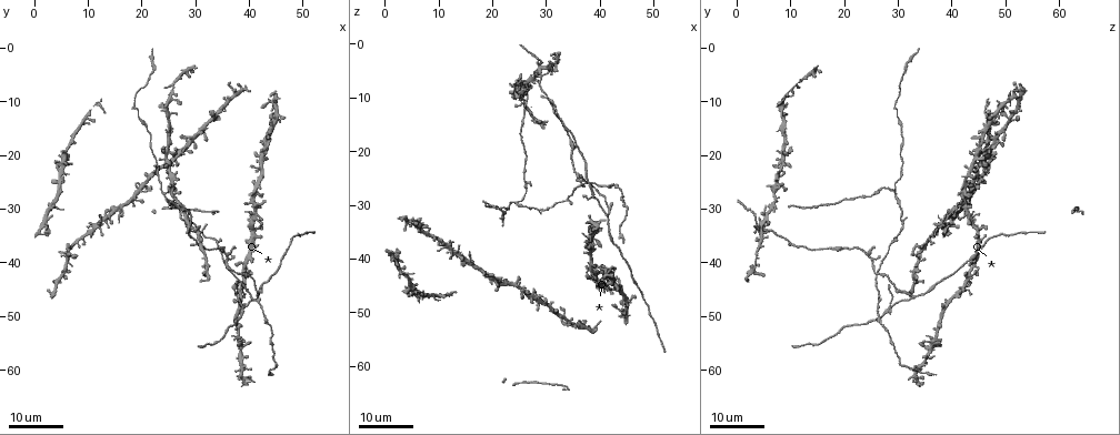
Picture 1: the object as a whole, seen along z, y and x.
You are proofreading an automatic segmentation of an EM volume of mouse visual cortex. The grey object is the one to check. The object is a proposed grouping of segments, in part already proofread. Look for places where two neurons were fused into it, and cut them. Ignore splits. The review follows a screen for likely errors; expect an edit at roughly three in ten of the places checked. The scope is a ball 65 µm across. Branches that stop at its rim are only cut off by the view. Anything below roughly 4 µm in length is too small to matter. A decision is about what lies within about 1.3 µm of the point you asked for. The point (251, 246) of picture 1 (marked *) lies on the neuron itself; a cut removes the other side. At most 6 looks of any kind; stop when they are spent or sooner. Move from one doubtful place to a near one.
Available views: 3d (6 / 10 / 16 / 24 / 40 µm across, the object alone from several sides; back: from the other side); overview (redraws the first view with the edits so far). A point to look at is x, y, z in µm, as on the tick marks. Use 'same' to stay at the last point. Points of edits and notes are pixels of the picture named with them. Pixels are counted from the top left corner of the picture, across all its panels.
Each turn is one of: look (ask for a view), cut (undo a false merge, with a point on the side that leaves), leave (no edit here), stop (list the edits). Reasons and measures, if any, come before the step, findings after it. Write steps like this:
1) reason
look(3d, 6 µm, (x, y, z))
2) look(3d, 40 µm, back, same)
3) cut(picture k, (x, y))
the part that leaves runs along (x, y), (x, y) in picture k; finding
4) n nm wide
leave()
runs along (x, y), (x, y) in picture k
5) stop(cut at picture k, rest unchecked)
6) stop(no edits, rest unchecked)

look(3d, 16 µm, (24.0, 26.5, 30.0))

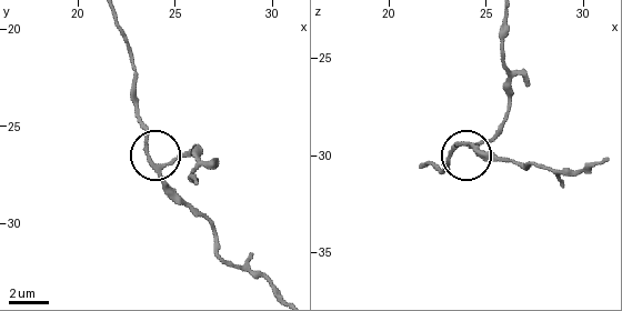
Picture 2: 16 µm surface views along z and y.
look(3d, 6 µm, (24.1, 27.2, 29.4))

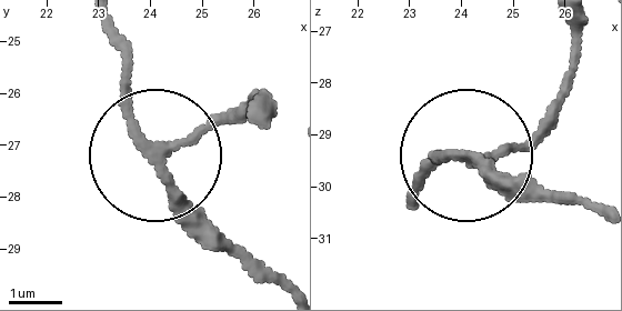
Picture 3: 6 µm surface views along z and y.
170 nm wide
cut(picture 3, (560, 94))
the part that leaves runs along (515, 146), (568, 71), (577, 18) in picture 3; a second neuron is stuck on

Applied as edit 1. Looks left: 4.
look(overview)

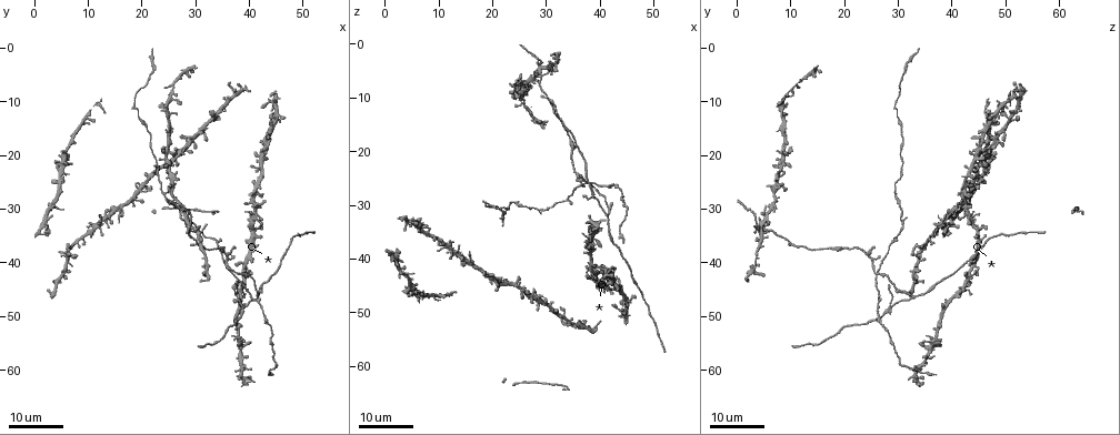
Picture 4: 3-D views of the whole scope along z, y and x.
look(3d, 16 µm, (6.5, 37.0, 35.5))

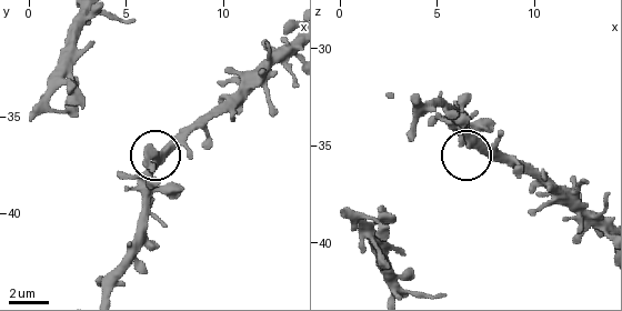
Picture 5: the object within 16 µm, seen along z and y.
look(3d, 6 µm, (6.7, 37.1, 35.0))

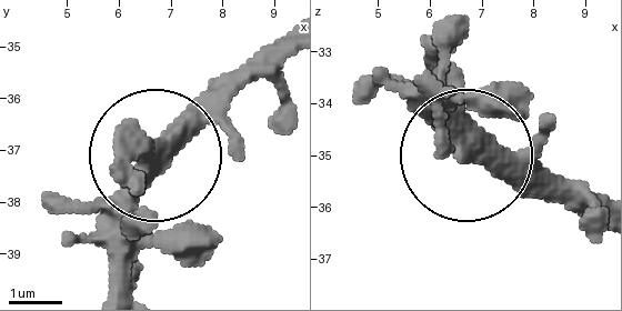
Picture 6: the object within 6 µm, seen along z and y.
leave()
runs along (292, 28), (71, 244) in picture 6; one neuron here

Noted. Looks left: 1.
stop(cut at picture 3, rest unchecked)

